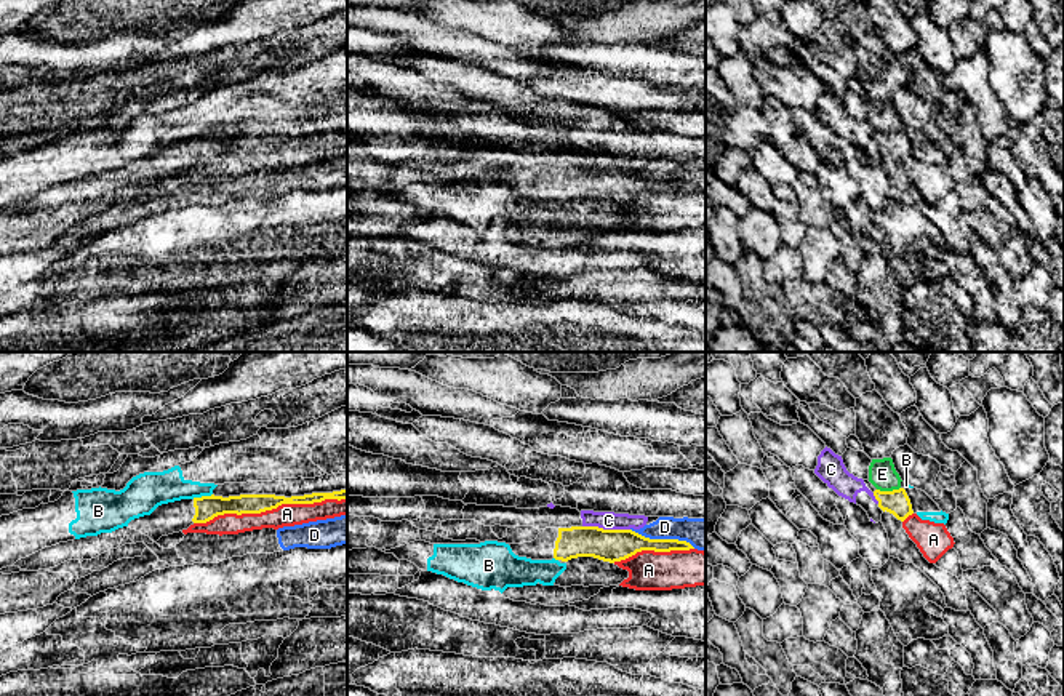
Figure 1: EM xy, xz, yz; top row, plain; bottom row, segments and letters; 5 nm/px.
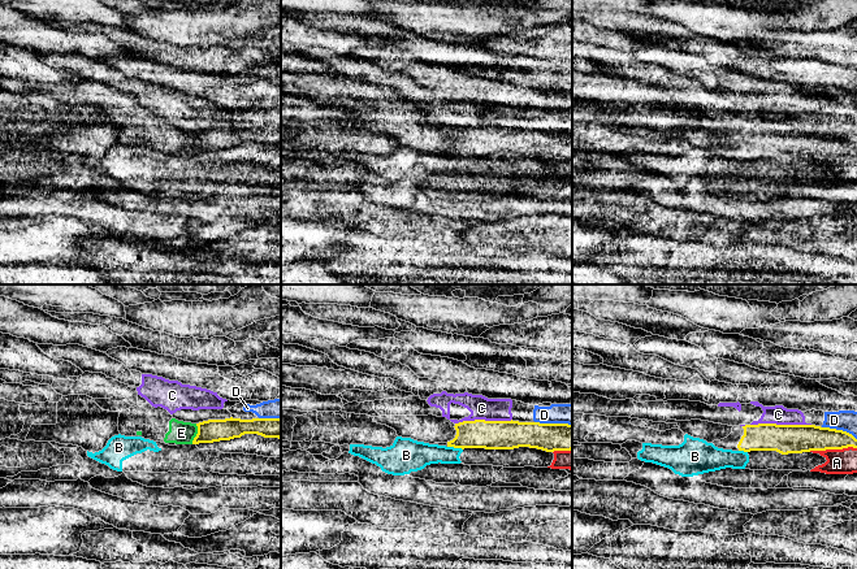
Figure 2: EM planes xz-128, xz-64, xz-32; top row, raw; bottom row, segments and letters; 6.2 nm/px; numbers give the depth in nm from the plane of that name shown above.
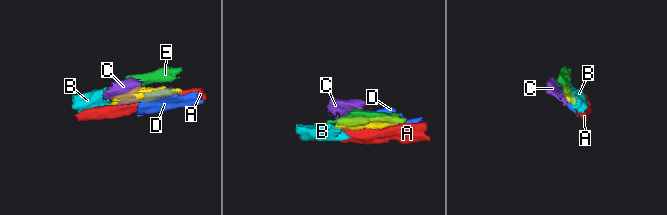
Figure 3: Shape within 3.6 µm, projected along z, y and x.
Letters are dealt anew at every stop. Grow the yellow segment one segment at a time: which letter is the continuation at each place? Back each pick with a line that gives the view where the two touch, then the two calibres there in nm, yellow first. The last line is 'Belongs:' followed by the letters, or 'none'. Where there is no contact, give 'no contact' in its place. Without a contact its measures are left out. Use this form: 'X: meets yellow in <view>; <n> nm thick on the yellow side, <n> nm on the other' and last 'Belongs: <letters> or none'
Belongs: none

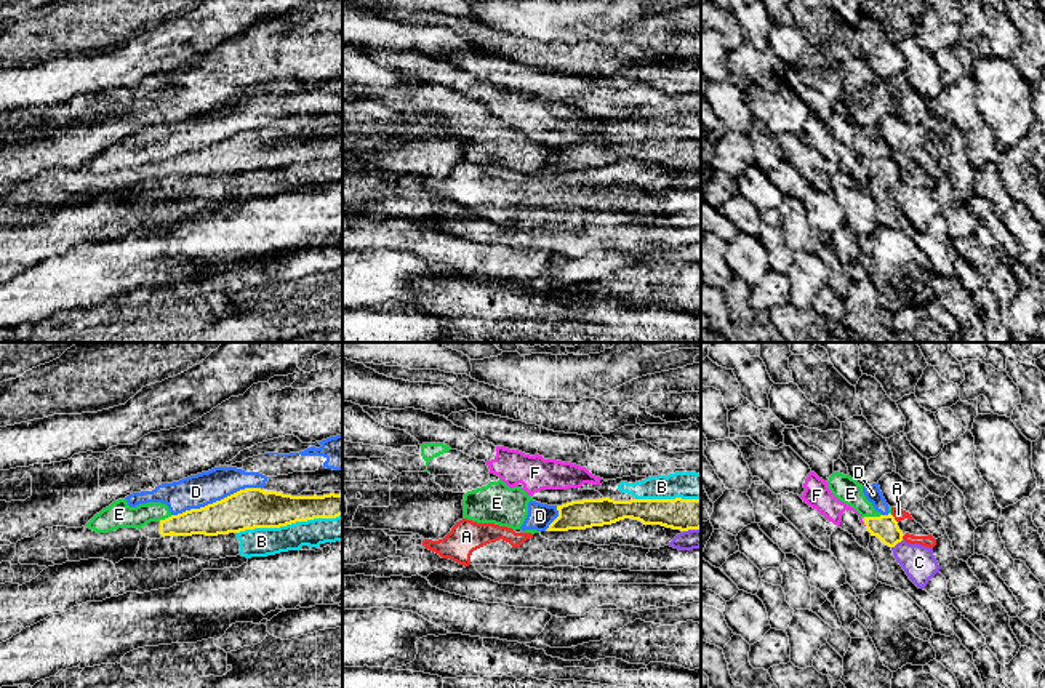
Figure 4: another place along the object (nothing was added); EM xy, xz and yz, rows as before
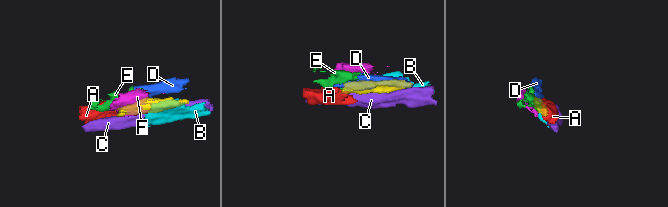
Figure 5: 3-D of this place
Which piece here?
Belongs: none

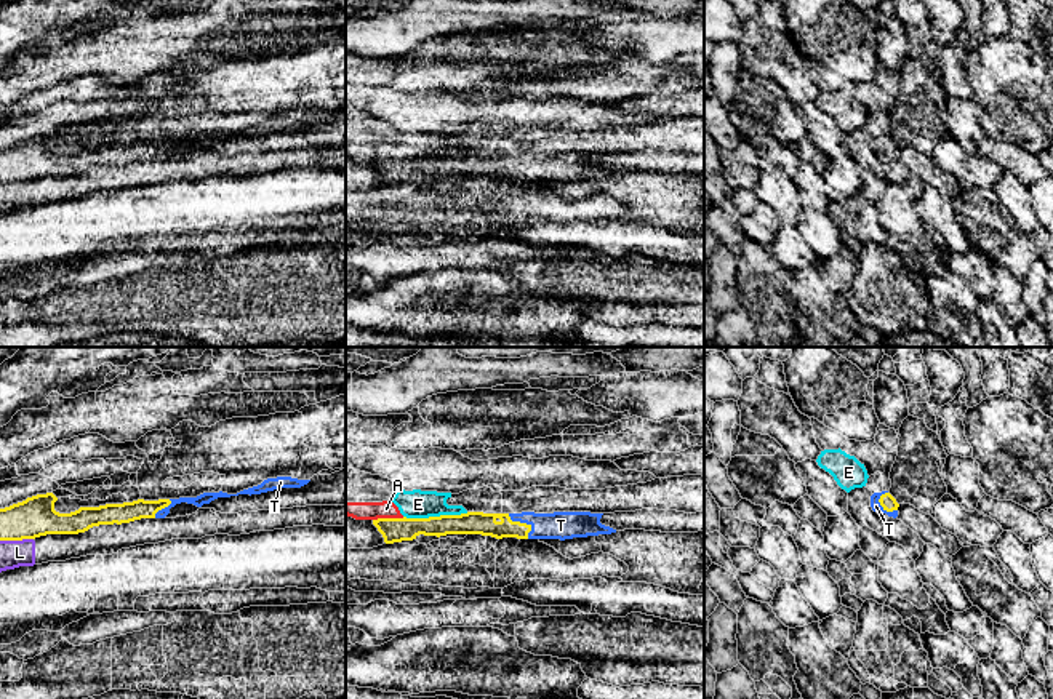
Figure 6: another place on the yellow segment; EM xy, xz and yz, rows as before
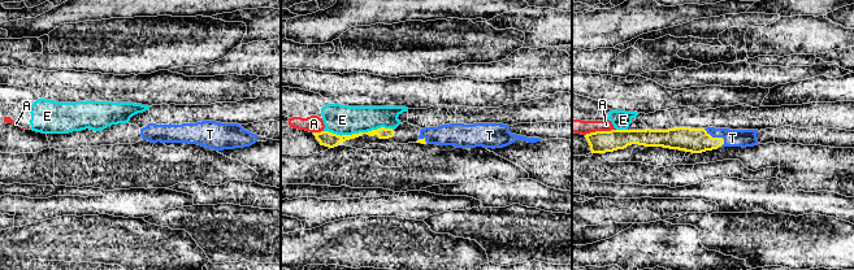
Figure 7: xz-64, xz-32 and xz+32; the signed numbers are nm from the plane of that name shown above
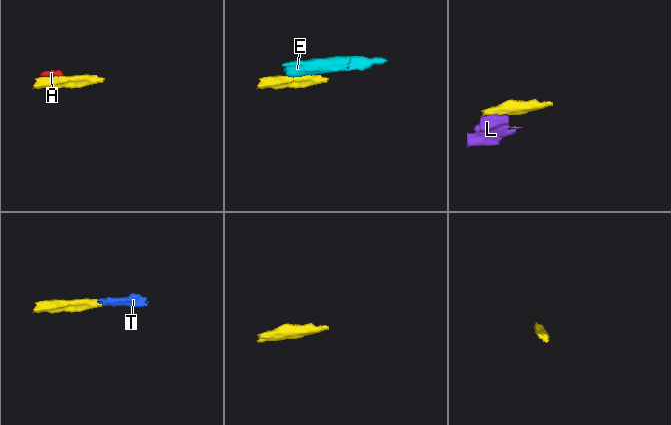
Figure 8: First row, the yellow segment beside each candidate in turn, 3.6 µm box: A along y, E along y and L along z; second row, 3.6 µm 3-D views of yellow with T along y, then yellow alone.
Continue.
T: meets yellow in xz; 110 nm thick on the yellow side, 140 nm on the other
Belongs: T

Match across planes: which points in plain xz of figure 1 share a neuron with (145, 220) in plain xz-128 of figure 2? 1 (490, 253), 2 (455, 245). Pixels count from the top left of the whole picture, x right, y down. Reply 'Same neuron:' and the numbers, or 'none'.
Same neuron: none

